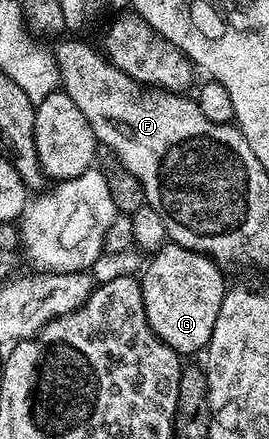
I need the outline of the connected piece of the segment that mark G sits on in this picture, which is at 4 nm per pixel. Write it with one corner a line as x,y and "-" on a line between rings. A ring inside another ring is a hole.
172,243
162,245
150,257
139,282
151,331
178,355
200,354
209,344
211,331
215,331
215,319
219,319
219,307
225,298
227,282
222,268
207,255

